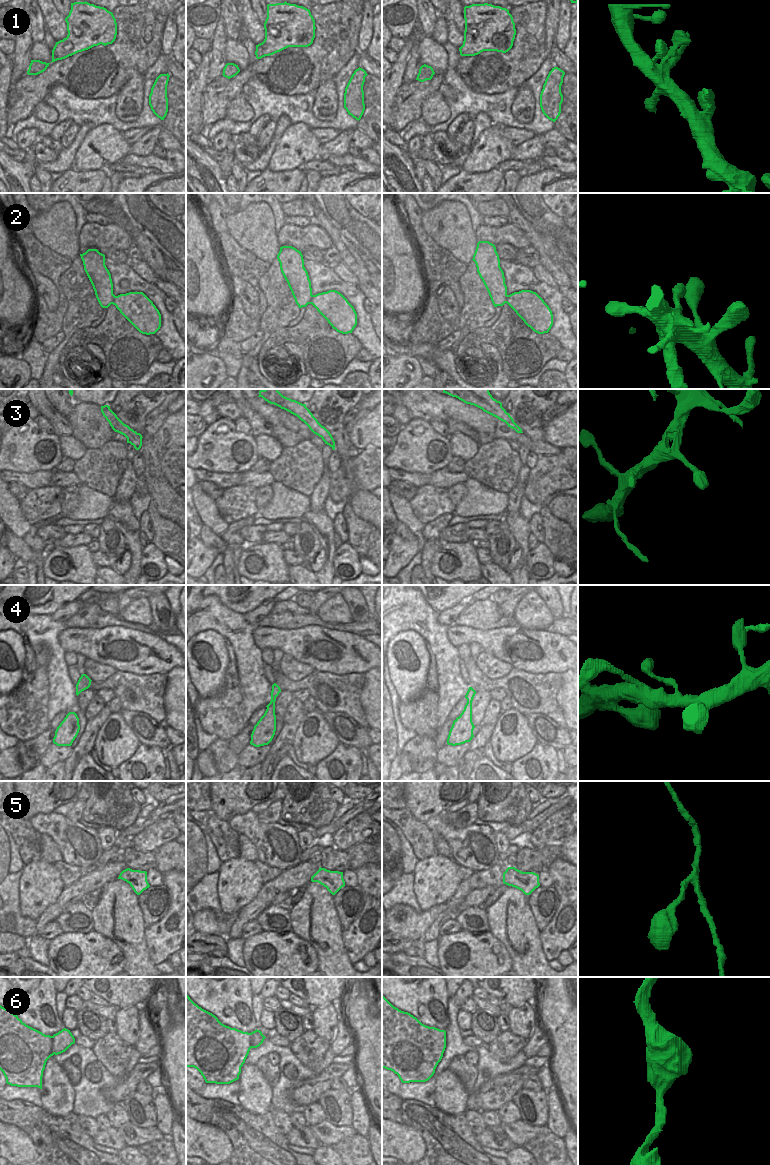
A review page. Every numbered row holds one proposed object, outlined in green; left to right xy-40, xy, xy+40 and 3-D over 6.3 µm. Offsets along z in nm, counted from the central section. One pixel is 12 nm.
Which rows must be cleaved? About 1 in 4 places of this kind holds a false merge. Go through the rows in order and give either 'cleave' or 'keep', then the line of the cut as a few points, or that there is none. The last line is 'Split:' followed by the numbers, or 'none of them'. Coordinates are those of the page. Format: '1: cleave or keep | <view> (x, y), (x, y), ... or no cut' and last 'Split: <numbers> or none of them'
1: keep | no cut
2: keep | no cut
3: keep | no cut
4: keep | no cut
5: keep | no cut
6: keep | no cut
Split: none of them

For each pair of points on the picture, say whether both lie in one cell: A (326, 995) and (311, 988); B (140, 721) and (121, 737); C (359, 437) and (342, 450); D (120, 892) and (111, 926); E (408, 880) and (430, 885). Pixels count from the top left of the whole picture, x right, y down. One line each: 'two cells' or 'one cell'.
A: one cell
B: two cells
C: two cells
D: one cell
E: two cells

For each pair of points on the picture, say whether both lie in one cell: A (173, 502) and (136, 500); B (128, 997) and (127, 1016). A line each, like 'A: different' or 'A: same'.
A: different
B: different

